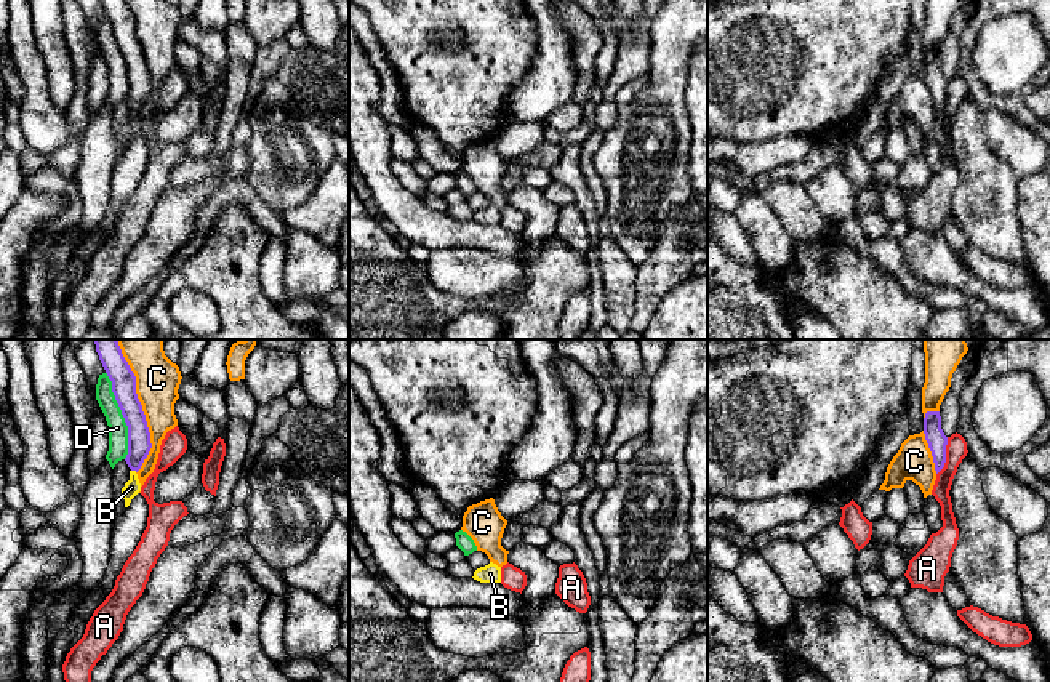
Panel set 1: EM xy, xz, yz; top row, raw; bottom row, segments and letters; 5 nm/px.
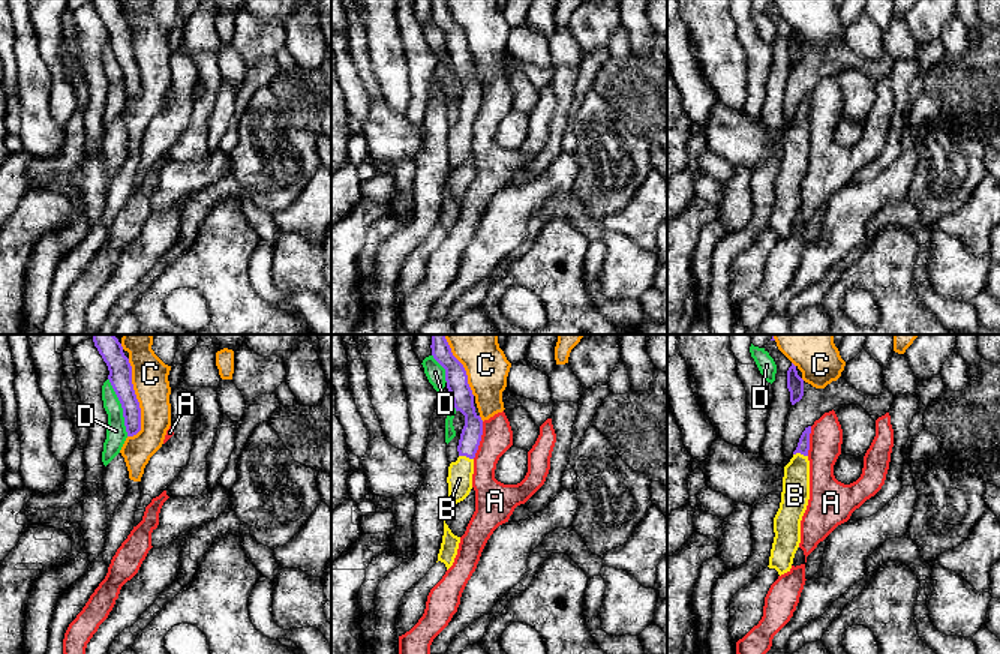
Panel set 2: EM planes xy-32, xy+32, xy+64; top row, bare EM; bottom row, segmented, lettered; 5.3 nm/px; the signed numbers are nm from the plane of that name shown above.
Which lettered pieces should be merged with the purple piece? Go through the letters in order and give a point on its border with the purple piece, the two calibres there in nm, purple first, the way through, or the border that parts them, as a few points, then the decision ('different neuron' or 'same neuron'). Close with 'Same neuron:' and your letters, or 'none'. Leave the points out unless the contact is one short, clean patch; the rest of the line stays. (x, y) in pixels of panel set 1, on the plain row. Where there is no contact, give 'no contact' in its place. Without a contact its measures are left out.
A: yz (945, 98) | 100/110 nm | along yz (948, 79), (943, 109), (937, 116) | different neuron
B: xy (135, 111) | 120/80 nm | across xy (140, 87), (135, 111), (132, 128) | same neuron
C: xy (144, 58) | 130/220 nm | different neuron
D: xy (122, 55) | 130/100 nm | different neuron
Same neuron: B

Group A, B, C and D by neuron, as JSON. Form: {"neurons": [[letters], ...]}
{"neurons": [["A"], ["B"], ["C"], ["D"]]}

